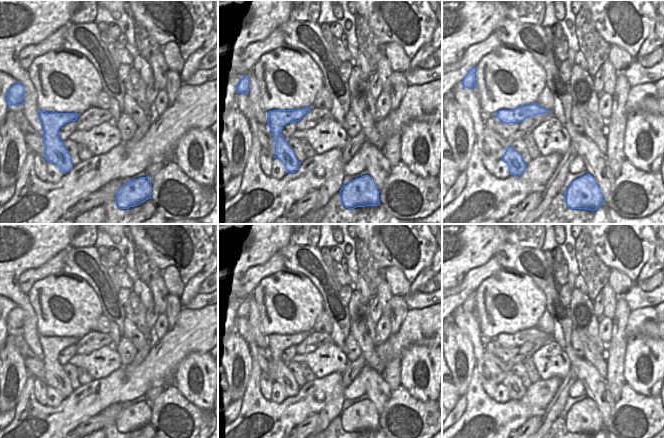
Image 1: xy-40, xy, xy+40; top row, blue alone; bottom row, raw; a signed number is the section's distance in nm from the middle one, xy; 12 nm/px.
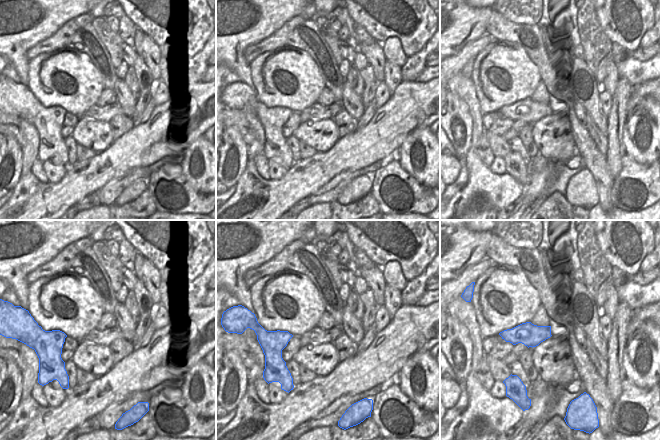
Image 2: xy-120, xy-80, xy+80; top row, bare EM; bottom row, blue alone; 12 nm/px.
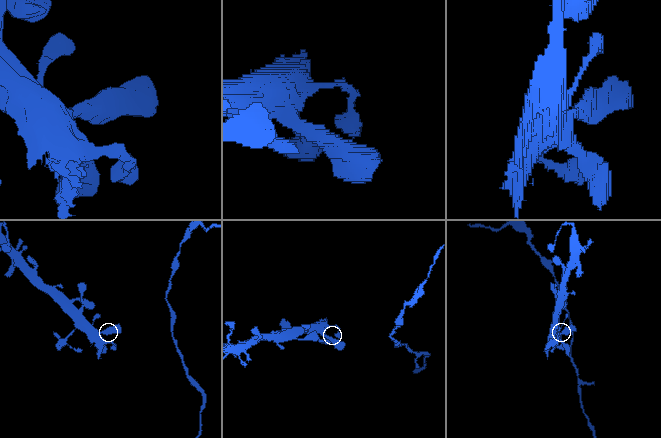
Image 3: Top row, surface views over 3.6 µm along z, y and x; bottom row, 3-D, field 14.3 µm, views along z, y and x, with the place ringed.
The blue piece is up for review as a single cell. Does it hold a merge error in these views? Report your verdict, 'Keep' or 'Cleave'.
Keep

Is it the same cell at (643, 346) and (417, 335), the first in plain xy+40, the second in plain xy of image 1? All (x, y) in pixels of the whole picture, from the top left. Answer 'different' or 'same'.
different

